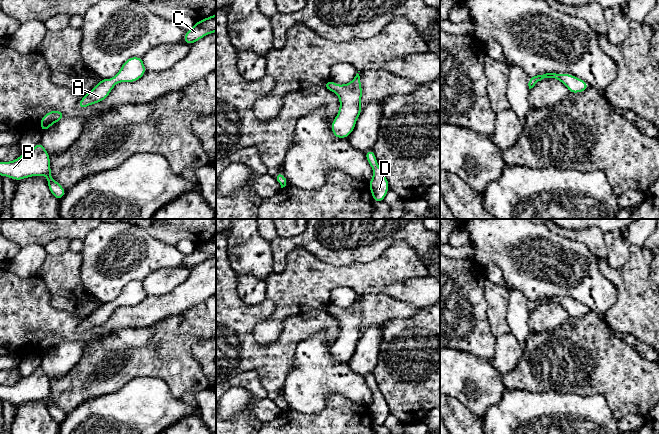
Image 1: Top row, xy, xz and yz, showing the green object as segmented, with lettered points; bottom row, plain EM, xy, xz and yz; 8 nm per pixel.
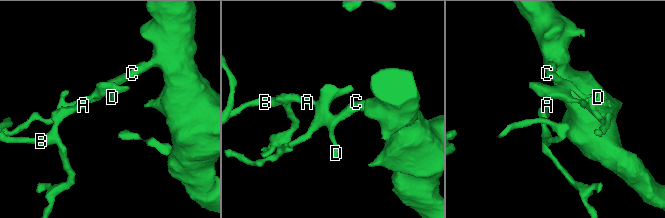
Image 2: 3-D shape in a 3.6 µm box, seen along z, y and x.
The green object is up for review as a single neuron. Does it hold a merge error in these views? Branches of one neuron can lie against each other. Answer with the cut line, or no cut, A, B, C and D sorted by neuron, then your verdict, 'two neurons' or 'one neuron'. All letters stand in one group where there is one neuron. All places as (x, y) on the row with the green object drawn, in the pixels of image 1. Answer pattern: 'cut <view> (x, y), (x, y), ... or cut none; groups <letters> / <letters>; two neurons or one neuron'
cut none; groups A B C D; one neuron

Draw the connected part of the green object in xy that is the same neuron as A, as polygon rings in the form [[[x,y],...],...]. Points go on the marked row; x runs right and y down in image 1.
[[[130,57],[112,79],[100,79],[99,83],[84,95],[77,107],[83,109],[104,101],[117,83],[138,81],[146,72],[142,57]]]

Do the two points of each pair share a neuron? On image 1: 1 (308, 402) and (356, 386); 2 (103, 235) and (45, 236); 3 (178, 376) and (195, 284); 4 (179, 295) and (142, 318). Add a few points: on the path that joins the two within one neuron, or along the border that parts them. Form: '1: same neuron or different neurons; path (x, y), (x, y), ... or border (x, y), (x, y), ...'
1: same neuron; path (320, 390), (324, 386), (344, 386)
2: different neurons; border (94, 229), (83, 239)
3: different neurons; border (205, 299), (178, 314), (170, 316)
4: same neuron; path (170, 304), (151, 309)

